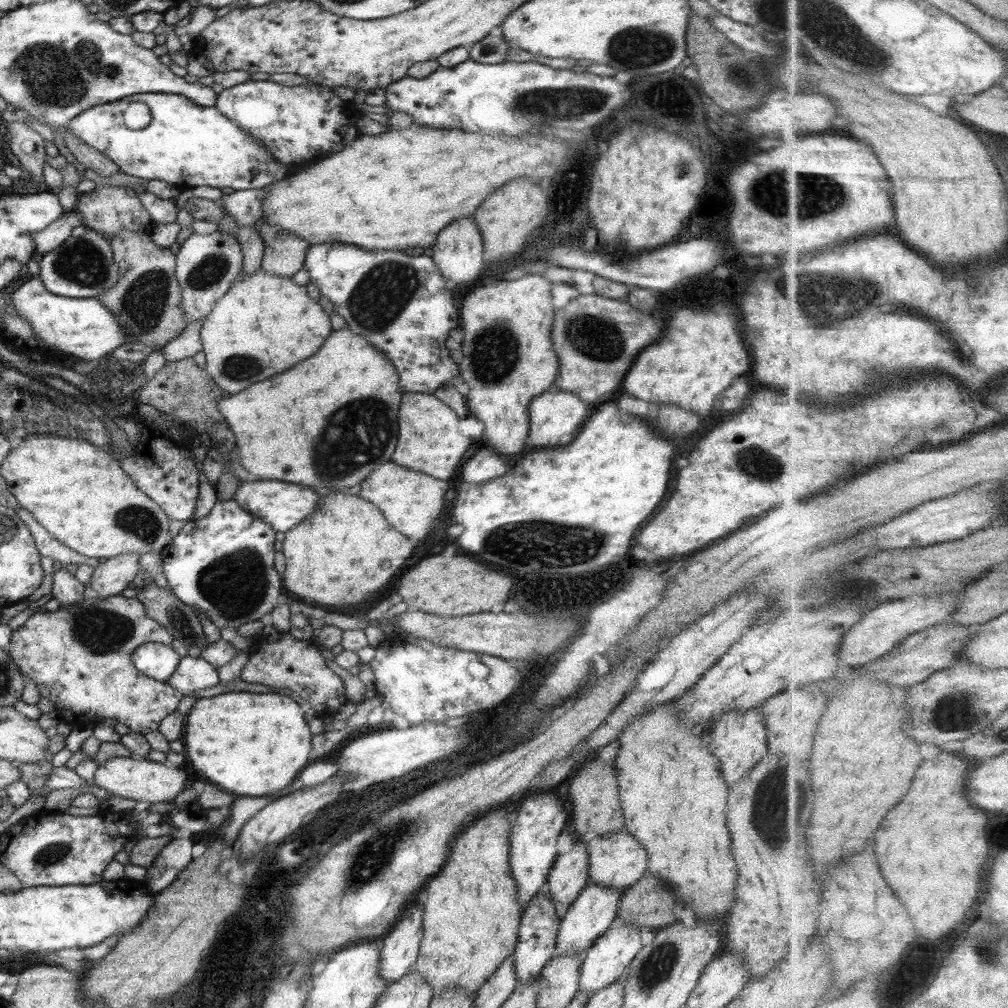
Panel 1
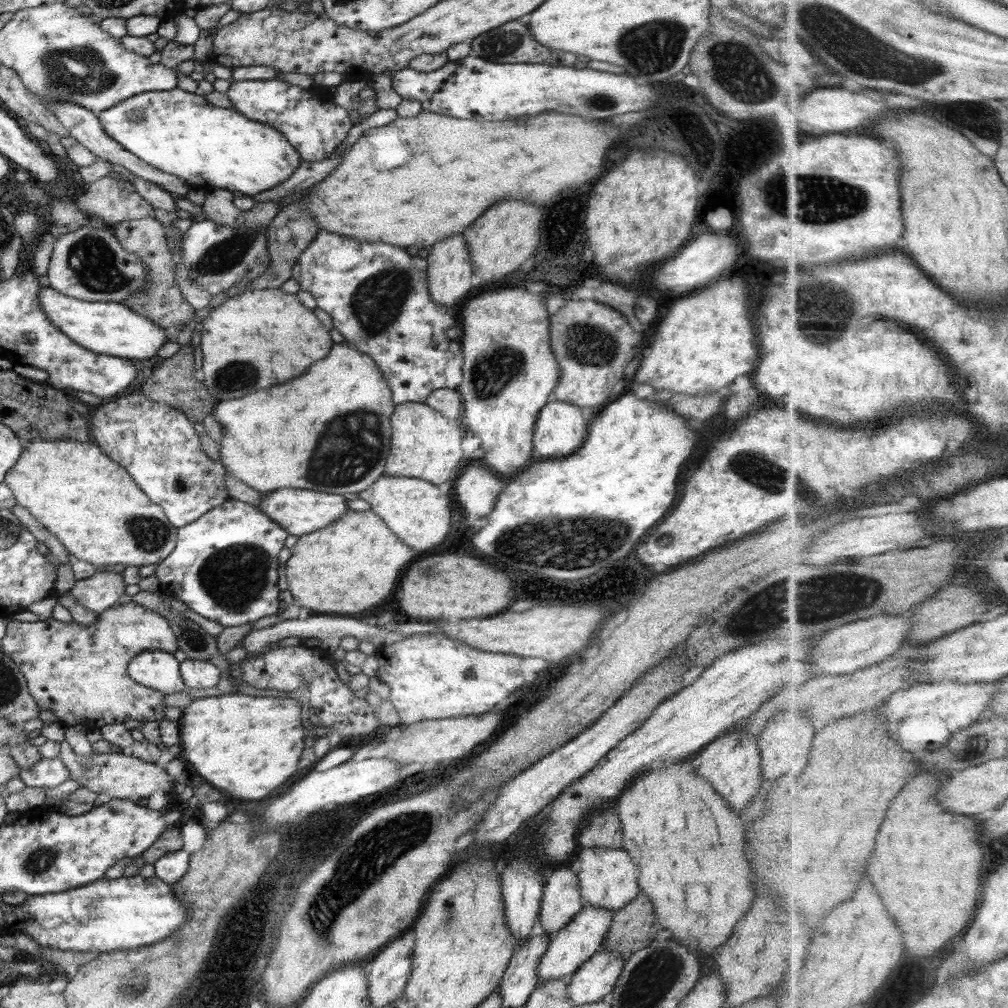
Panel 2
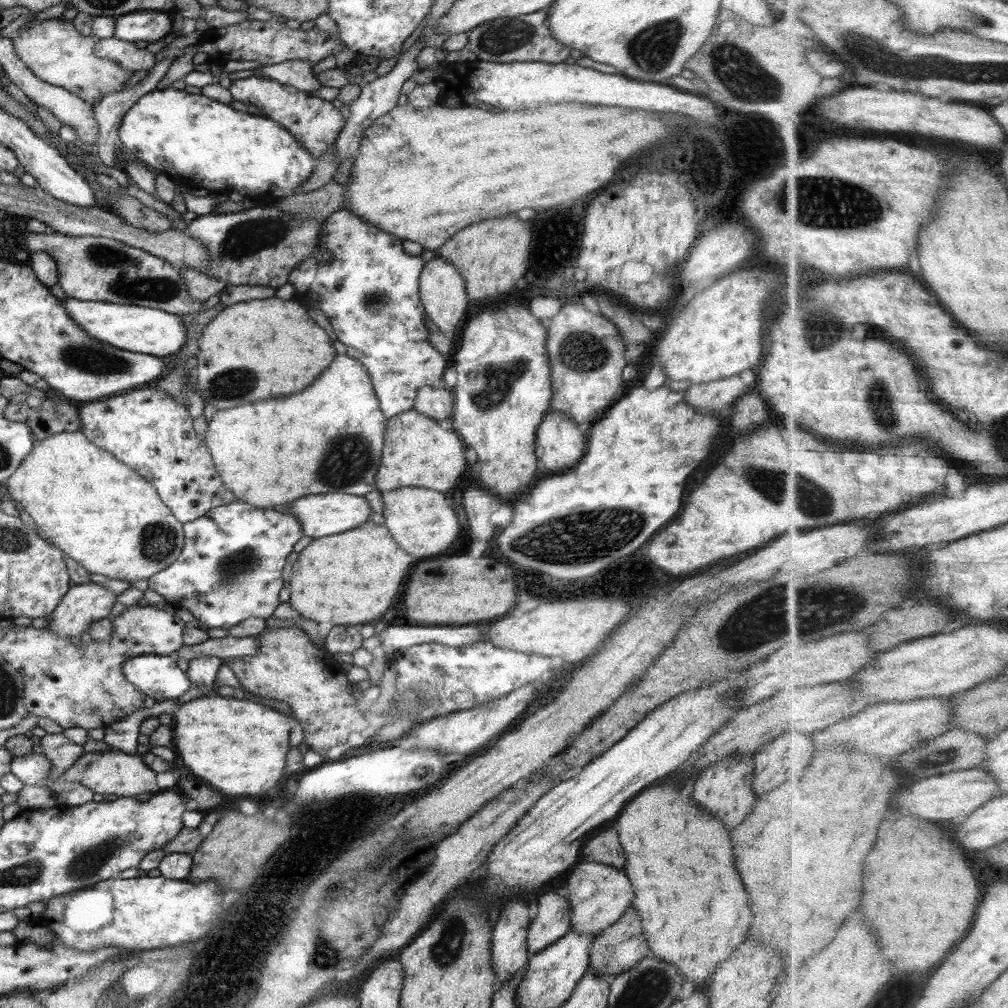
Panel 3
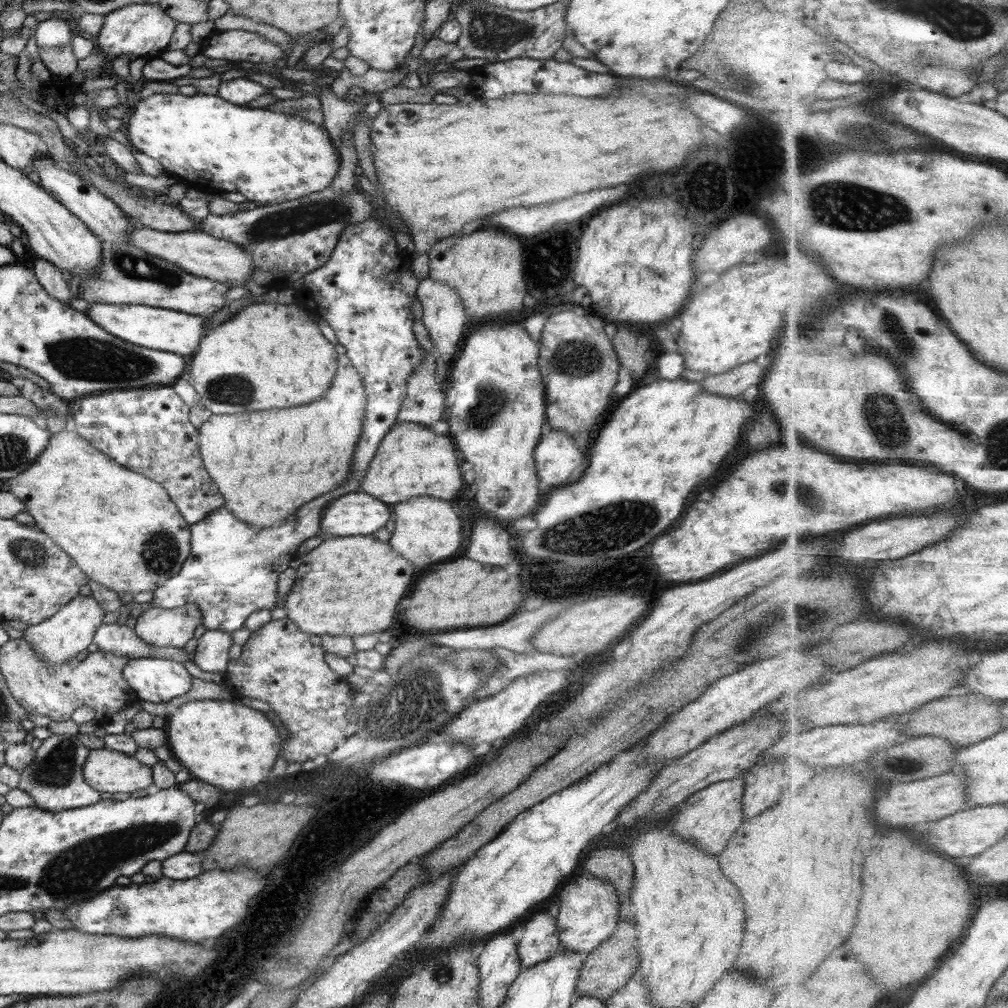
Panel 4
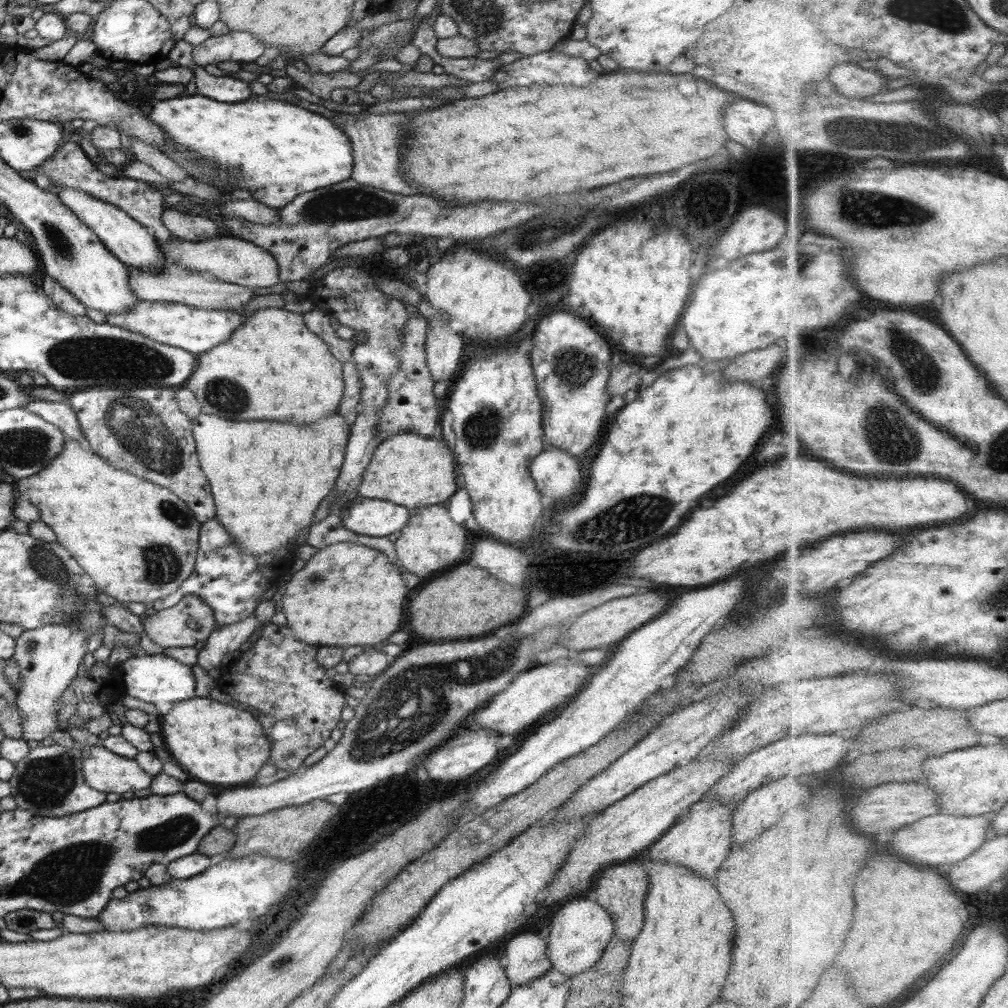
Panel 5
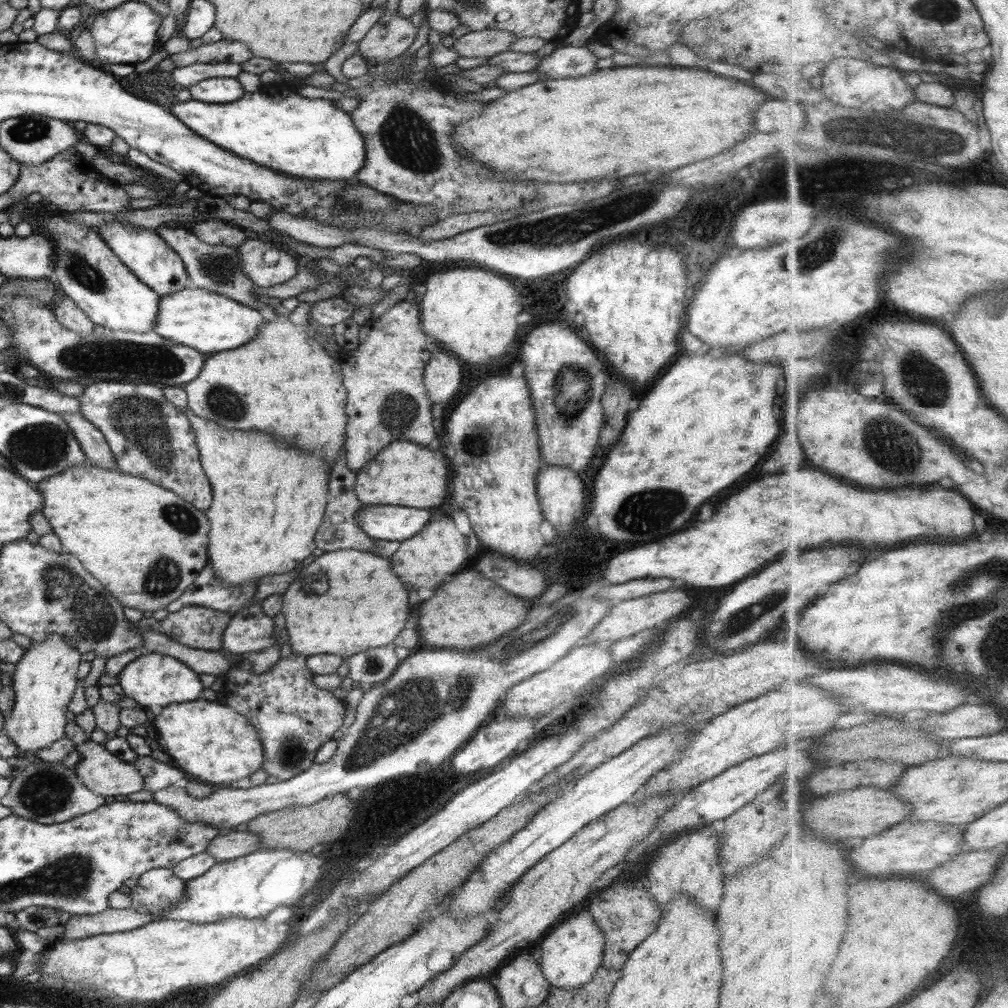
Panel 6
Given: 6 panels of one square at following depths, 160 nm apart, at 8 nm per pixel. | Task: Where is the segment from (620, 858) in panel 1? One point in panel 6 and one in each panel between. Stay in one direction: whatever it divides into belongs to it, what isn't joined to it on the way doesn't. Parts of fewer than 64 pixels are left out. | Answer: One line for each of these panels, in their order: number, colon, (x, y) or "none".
2: (609, 879)
3: (599, 894)
4: (589, 912)
5: (579, 932)
6: (572, 950)

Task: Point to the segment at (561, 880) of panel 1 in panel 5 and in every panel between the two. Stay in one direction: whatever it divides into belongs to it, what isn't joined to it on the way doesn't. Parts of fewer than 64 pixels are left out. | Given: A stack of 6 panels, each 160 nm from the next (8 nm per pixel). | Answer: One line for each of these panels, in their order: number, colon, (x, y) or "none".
2: (561, 900)
3: (553, 920)
4: (540, 941)
5: (524, 958)

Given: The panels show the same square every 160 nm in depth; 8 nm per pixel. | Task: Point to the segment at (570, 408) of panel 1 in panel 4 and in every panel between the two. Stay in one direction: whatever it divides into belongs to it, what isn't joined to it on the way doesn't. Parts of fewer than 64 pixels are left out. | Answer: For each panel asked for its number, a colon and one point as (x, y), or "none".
2: (560, 427)
3: (559, 444)
4: (558, 459)

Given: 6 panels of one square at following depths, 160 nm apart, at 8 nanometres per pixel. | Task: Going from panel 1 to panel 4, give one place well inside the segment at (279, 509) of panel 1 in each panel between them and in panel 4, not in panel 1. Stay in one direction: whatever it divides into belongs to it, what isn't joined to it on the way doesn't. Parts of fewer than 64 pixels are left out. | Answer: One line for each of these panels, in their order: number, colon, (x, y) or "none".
2: (299, 512)
3: (331, 513)
4: (357, 513)

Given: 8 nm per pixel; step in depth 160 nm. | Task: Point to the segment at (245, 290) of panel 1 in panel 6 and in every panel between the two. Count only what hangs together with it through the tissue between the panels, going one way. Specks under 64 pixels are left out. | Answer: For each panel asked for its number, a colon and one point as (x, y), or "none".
2: (266, 334)
3: (250, 368)
4: (270, 355)
5: (272, 367)
6: (283, 381)

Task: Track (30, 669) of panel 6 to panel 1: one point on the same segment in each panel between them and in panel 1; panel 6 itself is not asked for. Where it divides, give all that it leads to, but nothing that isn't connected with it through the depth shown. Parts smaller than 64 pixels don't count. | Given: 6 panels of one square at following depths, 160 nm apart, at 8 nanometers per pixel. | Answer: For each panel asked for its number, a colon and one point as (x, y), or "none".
1: (111, 577)
2: (103, 590)
3: (84, 604)
4: (58, 639)
5: (48, 657)

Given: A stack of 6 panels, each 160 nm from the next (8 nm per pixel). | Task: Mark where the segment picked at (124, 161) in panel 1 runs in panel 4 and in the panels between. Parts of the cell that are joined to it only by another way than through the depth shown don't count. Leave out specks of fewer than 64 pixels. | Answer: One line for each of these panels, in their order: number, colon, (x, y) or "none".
2: (179, 133)
3: (198, 142)
4: (211, 145)

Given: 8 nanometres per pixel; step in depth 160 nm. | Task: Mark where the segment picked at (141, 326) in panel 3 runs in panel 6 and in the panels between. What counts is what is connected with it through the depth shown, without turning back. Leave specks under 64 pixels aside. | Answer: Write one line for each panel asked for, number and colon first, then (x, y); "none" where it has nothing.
4: (161, 329)
5: (176, 325)
6: (210, 323)

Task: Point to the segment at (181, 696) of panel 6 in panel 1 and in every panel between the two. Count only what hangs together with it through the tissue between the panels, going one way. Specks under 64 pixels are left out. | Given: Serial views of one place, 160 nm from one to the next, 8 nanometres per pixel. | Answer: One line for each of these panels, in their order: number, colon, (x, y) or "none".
1: (158, 661)
2: (156, 669)
3: (159, 677)
4: (157, 680)
5: (153, 678)

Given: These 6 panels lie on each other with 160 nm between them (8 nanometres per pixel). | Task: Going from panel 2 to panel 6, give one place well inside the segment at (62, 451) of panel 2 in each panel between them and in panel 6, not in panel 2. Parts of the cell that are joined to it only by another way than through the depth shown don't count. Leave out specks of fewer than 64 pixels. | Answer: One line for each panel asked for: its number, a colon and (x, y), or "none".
3: (104, 515)
4: (91, 505)
5: (138, 540)
6: (107, 519)

